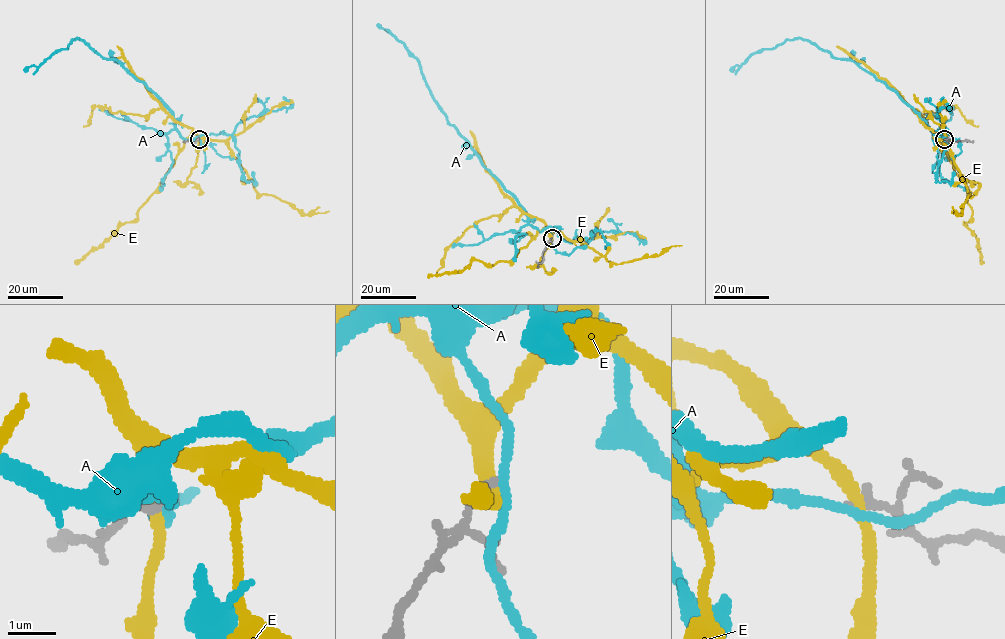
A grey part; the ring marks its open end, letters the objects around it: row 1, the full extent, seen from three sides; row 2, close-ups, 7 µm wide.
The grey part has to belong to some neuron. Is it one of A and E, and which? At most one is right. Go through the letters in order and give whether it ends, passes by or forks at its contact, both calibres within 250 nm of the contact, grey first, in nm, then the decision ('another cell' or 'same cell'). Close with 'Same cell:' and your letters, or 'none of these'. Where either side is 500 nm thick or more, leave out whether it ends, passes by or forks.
A: it passes by | 160/160 nm | another cell
E: it passes by | 160/260 nm | another cell
Same cell: none of these

